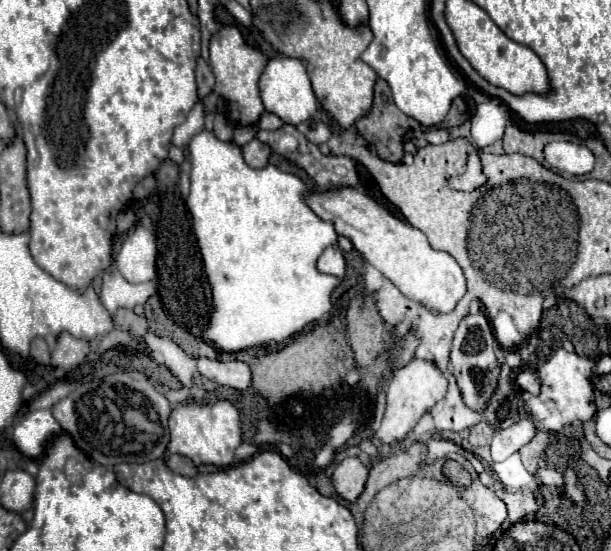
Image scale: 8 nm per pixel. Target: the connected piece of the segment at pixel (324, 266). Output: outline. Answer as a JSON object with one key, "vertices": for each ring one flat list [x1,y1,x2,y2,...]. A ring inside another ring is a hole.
{"vertices":[[330,246,318,258,316,268,318,268,318,272,324,272,324,274,330,274,330,276,336,276,336,278,344,278,344,272,346,272,344,254,336,246]]}

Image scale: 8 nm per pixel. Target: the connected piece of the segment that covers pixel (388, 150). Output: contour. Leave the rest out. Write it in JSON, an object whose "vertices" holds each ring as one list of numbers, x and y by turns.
{"vertices":[[376,80,372,110,356,122,356,128,370,144,376,146,382,160,400,162,404,154,404,136,410,130,420,128,420,124,410,116,404,116,404,112,392,104,388,84,384,84,384,80]]}

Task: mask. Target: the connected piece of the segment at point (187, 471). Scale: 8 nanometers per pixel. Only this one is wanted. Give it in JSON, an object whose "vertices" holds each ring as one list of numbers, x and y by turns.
{"vertices":[[172,454,172,456,168,456,168,462,166,462,176,474,182,474,182,476,196,476,198,474,198,470,196,470,196,466,192,464,192,460,188,460,188,458,184,458,184,456,180,456,180,454]]}

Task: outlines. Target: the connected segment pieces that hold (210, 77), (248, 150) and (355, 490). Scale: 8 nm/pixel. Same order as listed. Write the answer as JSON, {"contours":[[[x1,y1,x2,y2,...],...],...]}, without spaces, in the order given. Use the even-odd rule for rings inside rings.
{"contours":[[[202,58,198,60,198,68,196,68,196,84,198,84,200,100,204,100,204,96,208,96,208,92,212,92,212,88,214,88,214,74]],[[250,140,248,144,242,146,242,156,244,156,244,162,252,168,264,168,268,164,268,156,270,156,270,146,260,142,260,140]],[[344,458,336,466,332,476,338,496,348,502,354,502,362,494,366,480,368,480,368,468,358,458]]]}

